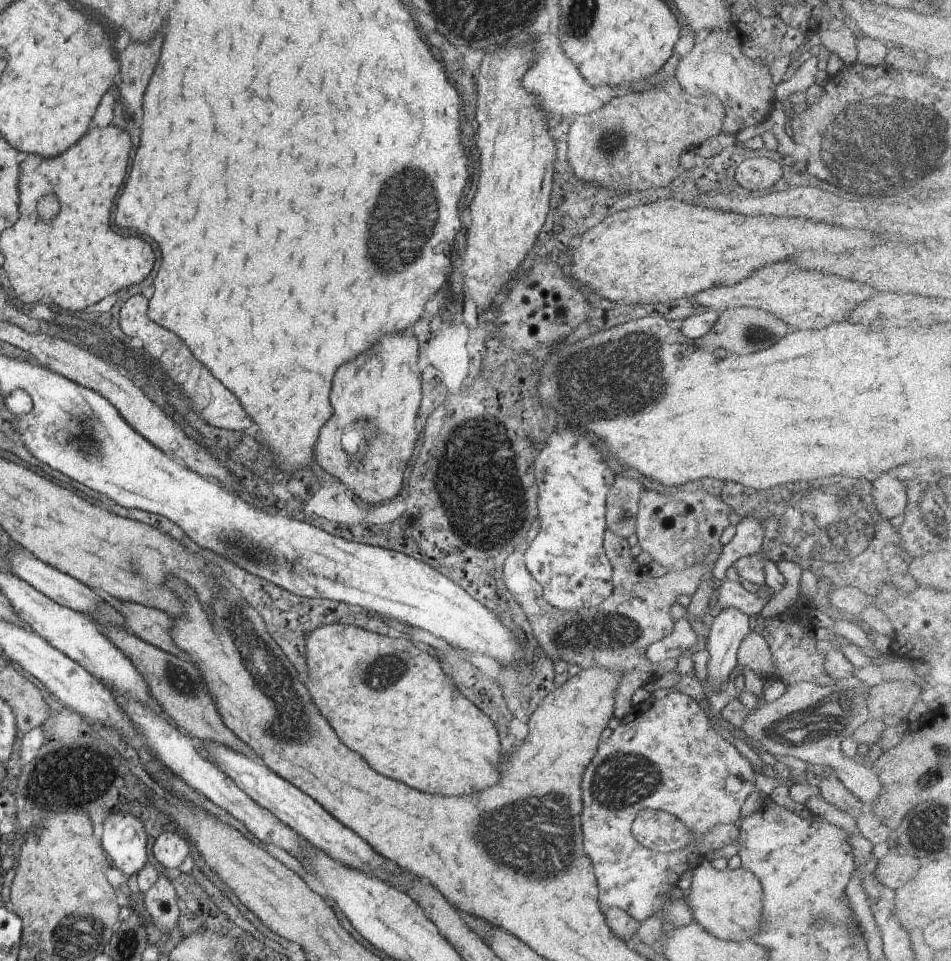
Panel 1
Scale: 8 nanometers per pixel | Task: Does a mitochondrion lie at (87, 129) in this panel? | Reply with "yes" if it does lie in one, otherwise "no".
no

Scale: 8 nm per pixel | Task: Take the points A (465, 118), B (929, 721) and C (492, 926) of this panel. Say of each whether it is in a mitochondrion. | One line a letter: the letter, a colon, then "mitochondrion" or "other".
A: other
B: other
C: other

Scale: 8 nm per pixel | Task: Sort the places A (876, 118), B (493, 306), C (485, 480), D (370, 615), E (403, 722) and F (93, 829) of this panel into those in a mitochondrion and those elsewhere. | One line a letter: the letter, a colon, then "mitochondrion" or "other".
A: mitochondrion
B: other
C: mitochondrion
D: other
E: other
F: other

